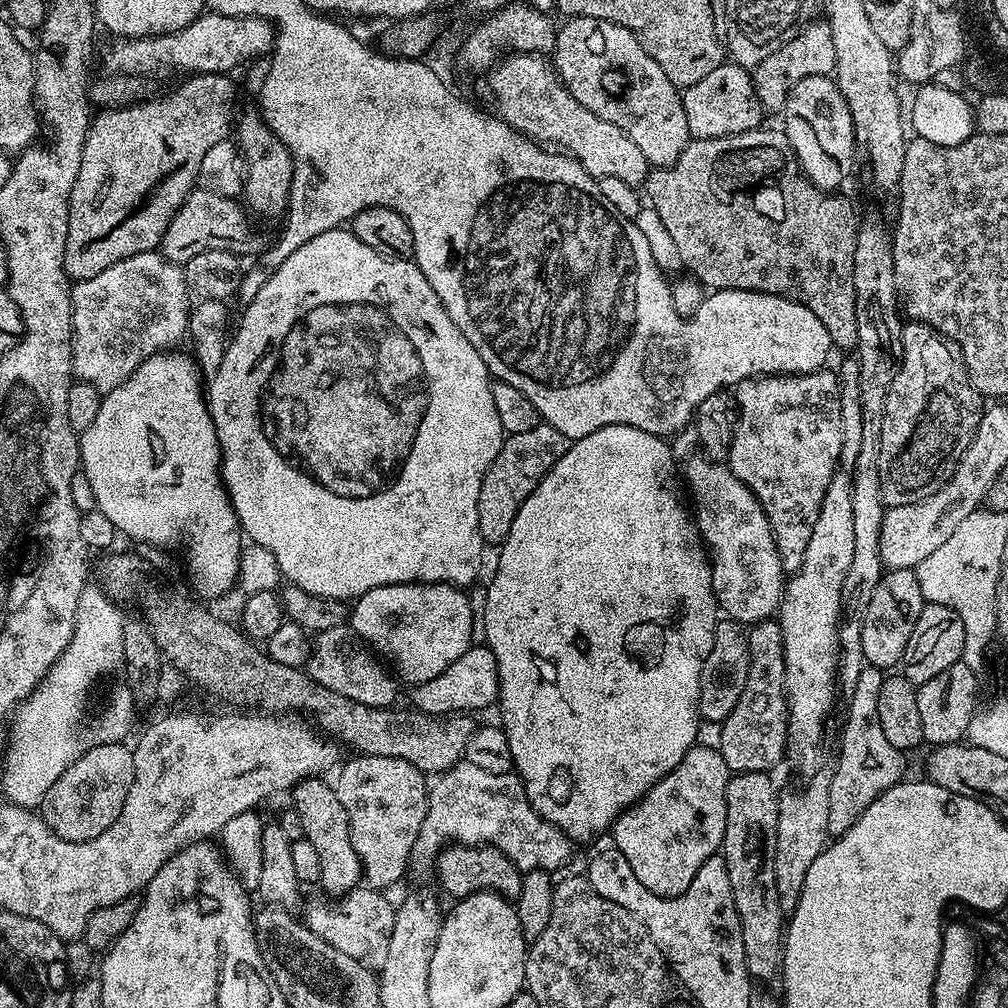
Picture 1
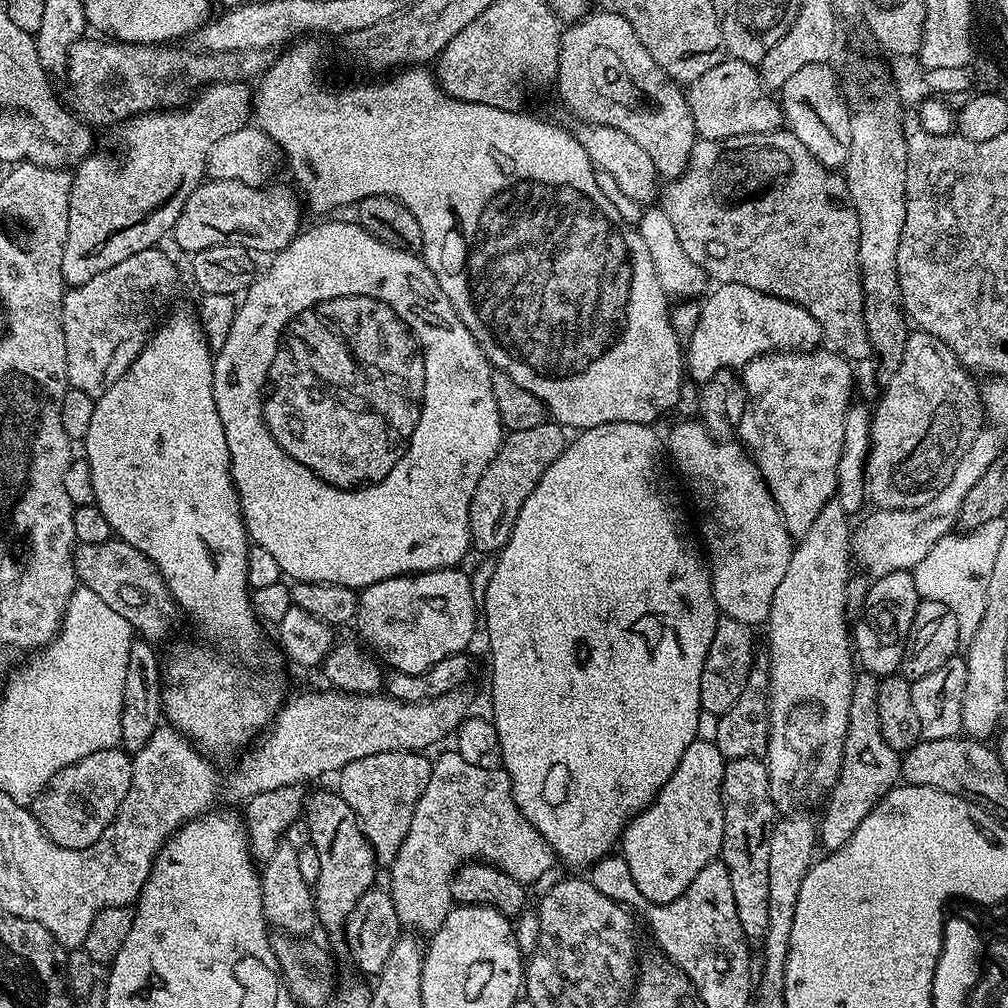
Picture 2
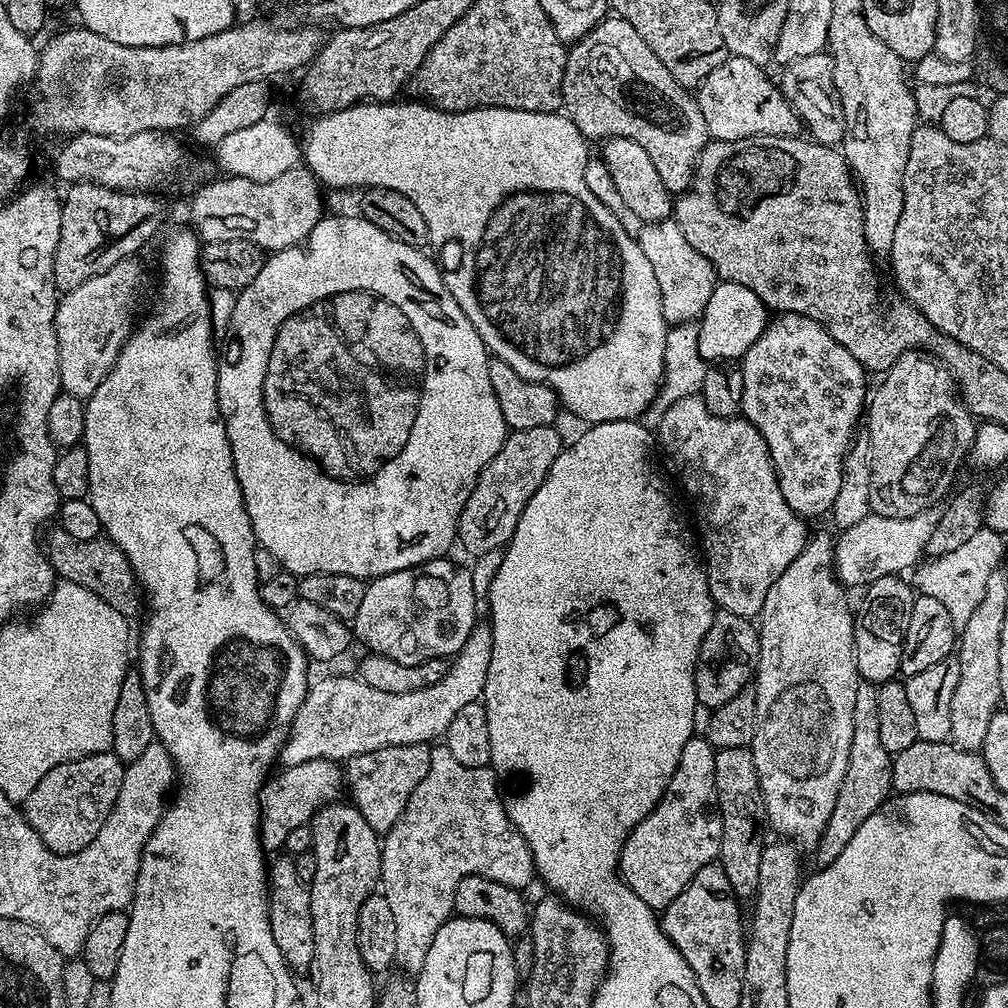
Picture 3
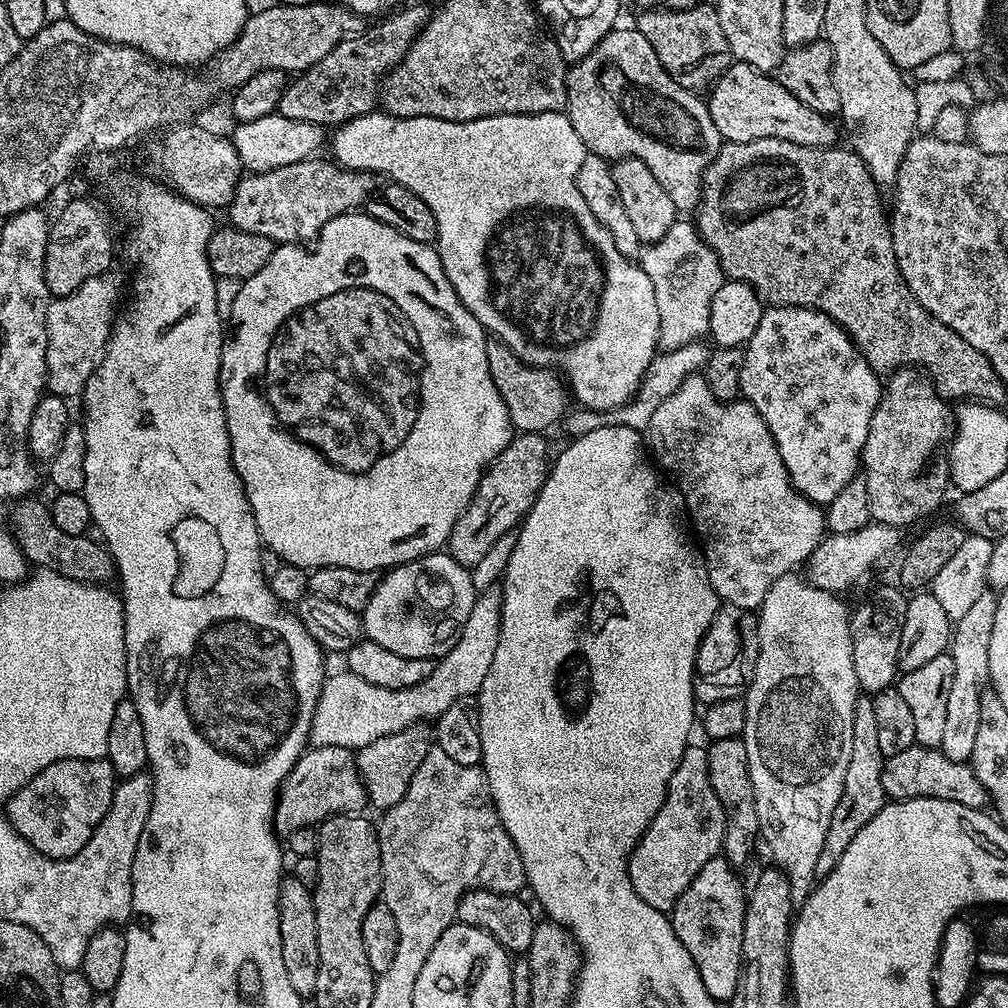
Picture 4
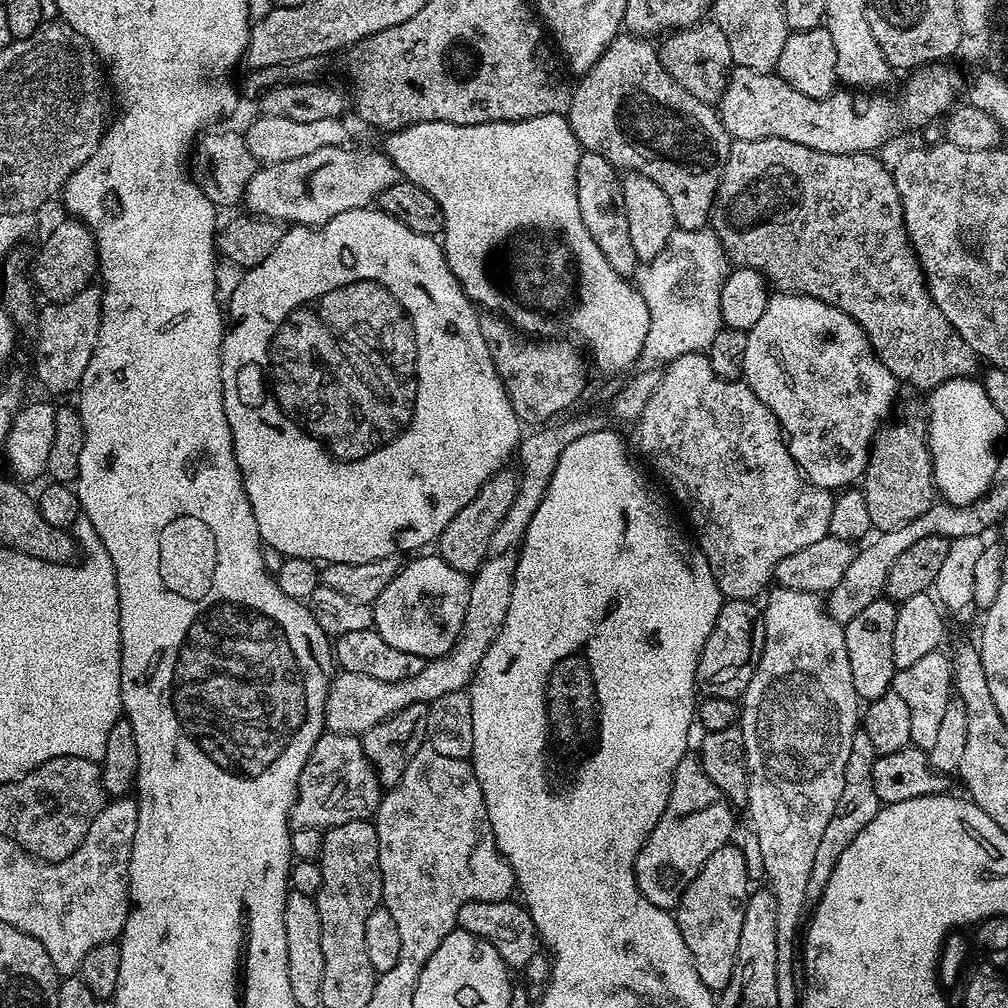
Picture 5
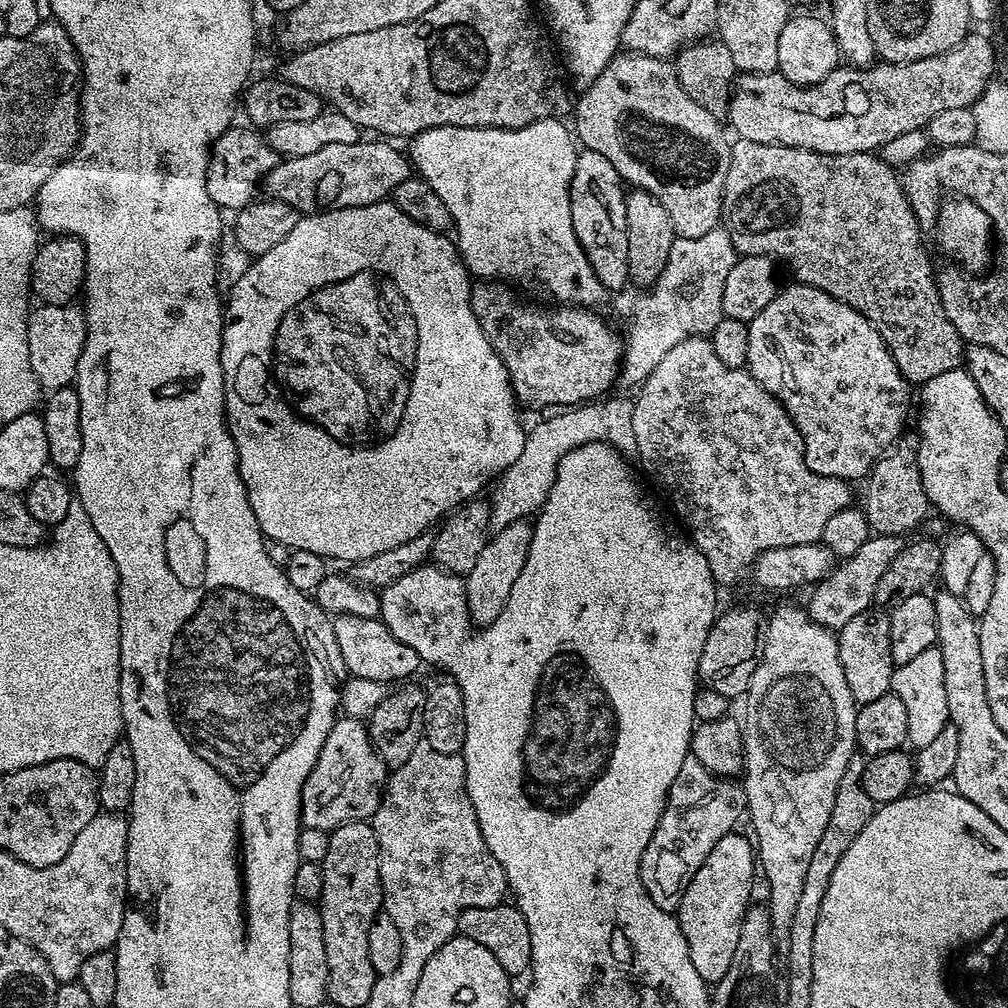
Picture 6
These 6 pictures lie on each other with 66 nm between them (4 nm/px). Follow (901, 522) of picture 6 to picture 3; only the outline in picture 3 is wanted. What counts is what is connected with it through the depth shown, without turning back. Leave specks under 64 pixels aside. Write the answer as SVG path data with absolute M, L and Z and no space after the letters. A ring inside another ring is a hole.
M917 350L902 354L894 366L883 373L880 389L871 393L866 404L866 435L872 447L870 474L870 506L877 516L910 518L927 508L939 505L939 500L952 488L956 463L965 459L971 449L978 427L958 391L957 381L939 360Z

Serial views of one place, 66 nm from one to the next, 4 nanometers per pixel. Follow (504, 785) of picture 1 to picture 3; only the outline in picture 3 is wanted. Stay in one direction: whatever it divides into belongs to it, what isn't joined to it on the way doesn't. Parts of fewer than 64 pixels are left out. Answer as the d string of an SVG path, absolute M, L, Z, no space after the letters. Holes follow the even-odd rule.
M436 746L432 748L430 770L426 770L426 778L422 778L414 794L410 794L410 802L406 802L402 818L398 818L390 831L383 833L380 850L382 894L386 902L390 902L390 910L394 913L398 938L396 964L404 967L409 977L415 978L420 973L422 962L426 962L426 953L430 951L430 942L434 942L434 934L438 934L444 923L452 919L454 889L467 876L490 878L490 882L502 882L502 886L524 890L531 880L537 879L536 863L526 838L522 838L522 834L510 822L508 811L504 809L501 785L491 767L462 766L462 762L454 759L454 754L450 754L447 746Z

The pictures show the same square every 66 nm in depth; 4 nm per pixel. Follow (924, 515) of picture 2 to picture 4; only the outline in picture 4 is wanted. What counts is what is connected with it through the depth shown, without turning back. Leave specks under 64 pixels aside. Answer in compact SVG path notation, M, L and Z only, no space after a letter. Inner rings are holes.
M875 522L868 523L862 530L825 535L819 546L808 555L806 578L815 588L844 594L847 588L854 587L879 560L886 559L899 546L900 536L902 536L901 529Z

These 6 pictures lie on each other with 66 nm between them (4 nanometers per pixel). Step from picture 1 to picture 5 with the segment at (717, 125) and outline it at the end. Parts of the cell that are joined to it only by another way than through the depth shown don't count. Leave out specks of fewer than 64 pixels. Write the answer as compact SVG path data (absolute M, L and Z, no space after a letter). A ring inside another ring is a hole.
M733 67L726 90L718 102L718 115L722 126L733 140L761 140L762 138L786 138L786 142L798 142L798 146L810 146L810 150L822 150L826 154L850 154L851 152L875 153L896 131L900 124L904 128L921 130L928 123L943 117L957 103L957 96L942 96L940 78L905 79L904 89L900 92L900 104L896 98L886 94L886 110L884 114L878 110L878 118L860 118L856 116L854 102L848 106L848 90L837 90L832 95L819 100L802 94L802 90L794 90L781 76L772 72L759 72L749 68Z

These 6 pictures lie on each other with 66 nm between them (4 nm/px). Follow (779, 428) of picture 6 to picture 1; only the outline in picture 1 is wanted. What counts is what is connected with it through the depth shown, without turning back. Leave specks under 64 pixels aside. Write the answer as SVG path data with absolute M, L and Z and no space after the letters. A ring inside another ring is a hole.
M696 454L685 468L683 465L682 476L694 505L694 519L696 527L700 529L700 539L704 541L710 553L712 585L719 611L727 619L734 620L741 626L751 626L763 620L773 619L777 615L780 597L786 587L786 573L776 549L772 527L758 498L728 469L727 463L713 462L703 454Z

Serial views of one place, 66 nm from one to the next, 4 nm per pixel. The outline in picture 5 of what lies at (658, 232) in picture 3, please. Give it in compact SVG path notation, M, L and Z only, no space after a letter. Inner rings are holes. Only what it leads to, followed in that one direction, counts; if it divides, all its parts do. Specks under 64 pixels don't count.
M710 228L698 231L676 229L668 239L664 255L648 265L637 267L632 277L633 283L646 302L650 322L643 350L638 361L641 369L661 369L682 354L707 351L714 338L723 327L721 318L721 292L730 271L730 261Z

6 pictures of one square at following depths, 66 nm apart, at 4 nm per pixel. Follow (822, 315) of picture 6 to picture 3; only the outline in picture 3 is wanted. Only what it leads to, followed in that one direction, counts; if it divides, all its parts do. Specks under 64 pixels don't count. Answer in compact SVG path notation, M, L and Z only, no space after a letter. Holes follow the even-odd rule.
M785 312L777 315L775 318L769 319L768 324L764 327L764 333L758 338L758 342L754 342L754 346L750 346L750 350L746 350L746 354L742 358L742 365L743 364L744 369L740 372L740 380L738 379L740 387L740 412L742 413L743 419L749 420L758 430L758 434L762 434L762 438L770 450L772 465L776 468L776 477L780 483L782 496L786 498L790 510L794 510L798 515L805 518L820 516L823 512L824 515L831 513L834 497L838 494L838 489L842 487L844 459L848 453L848 448L857 435L858 429L856 429L856 423L858 423L859 420L861 423L862 417L866 412L866 401L870 396L870 387L868 388L867 380L869 377L866 375L866 369L858 362L858 358L854 358L854 354L850 354L850 350L846 350L846 346L834 342L834 338L830 338L830 334L821 324L805 316L794 314L793 312Z

